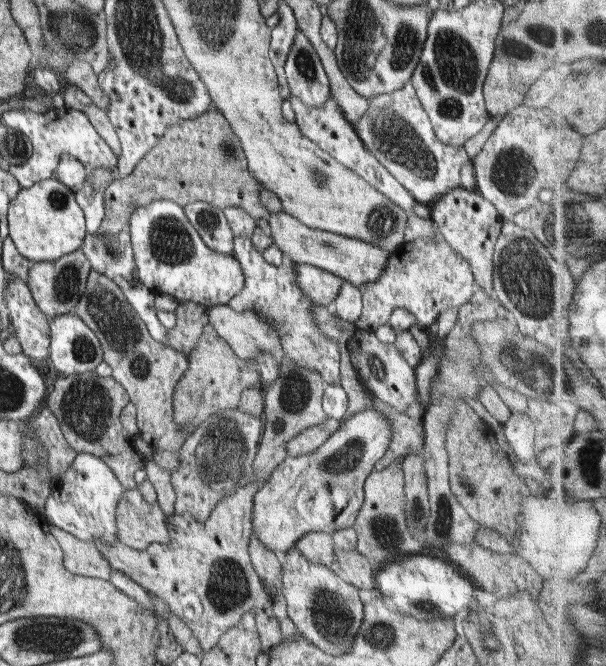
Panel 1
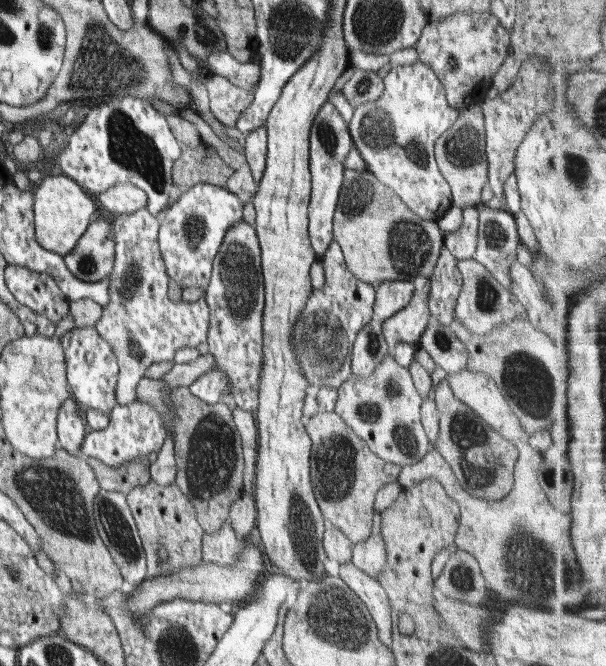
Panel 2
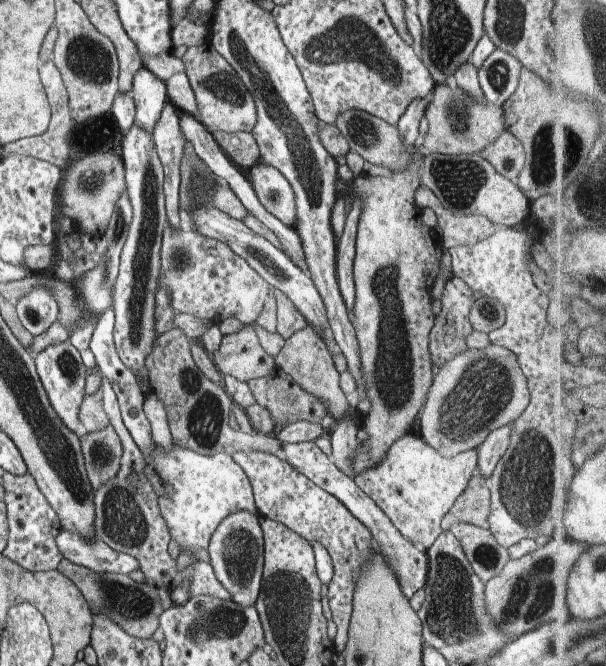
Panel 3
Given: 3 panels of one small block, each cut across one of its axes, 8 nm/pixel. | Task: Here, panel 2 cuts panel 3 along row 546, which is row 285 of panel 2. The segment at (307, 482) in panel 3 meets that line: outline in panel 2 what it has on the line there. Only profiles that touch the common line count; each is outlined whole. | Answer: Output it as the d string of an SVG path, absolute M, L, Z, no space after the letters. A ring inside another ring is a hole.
M332 241L326 252L320 258L325 270L325 283L322 288L313 288L305 309L296 320L293 333L293 344L298 354L298 364L303 368L304 378L310 380L309 386L330 387L338 390L351 376L351 354L353 343L358 332L374 318L373 308L376 300L376 285L362 283L347 267L341 246Z

